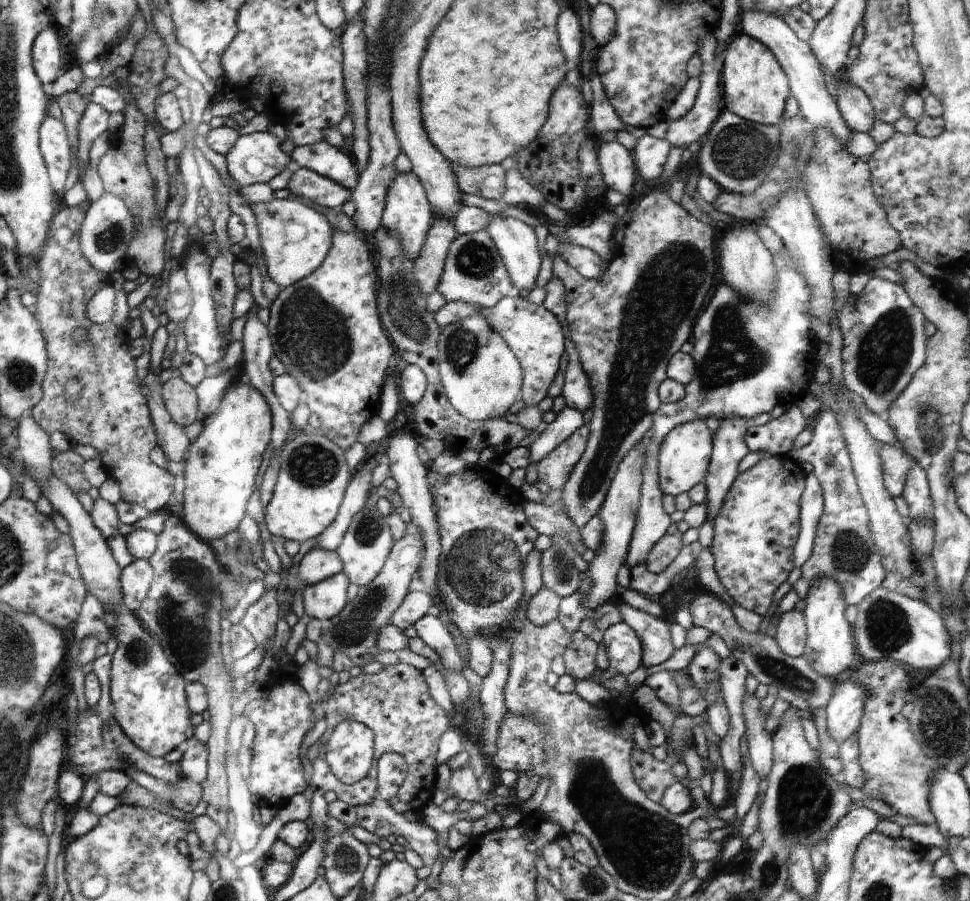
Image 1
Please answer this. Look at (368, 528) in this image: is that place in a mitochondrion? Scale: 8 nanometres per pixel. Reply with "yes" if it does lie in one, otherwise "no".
yes

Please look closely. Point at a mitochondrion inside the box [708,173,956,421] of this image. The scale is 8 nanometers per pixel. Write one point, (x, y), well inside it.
(884, 352)

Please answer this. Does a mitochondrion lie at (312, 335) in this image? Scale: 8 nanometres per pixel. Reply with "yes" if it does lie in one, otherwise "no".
yes

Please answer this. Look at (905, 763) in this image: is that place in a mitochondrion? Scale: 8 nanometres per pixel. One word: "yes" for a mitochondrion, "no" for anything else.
yes

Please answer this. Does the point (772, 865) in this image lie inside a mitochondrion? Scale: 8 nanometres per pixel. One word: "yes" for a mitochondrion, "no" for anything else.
yes

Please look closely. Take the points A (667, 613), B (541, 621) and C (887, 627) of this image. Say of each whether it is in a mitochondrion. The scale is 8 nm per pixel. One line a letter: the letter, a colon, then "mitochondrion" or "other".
A: other
B: other
C: mitochondrion

